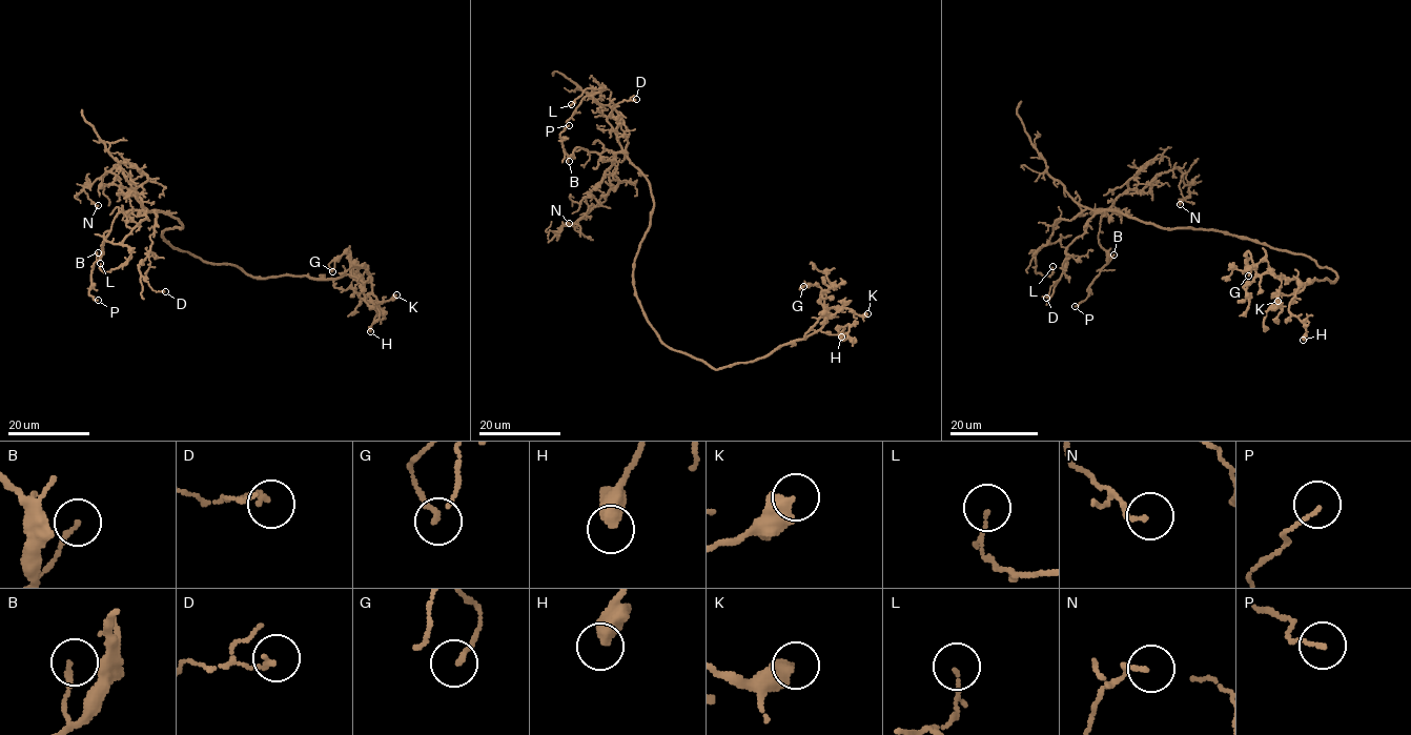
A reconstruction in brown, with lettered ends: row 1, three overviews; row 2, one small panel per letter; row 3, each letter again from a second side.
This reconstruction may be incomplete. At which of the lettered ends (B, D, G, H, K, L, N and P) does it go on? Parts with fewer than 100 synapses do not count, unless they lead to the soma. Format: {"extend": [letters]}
{"extend": []}

